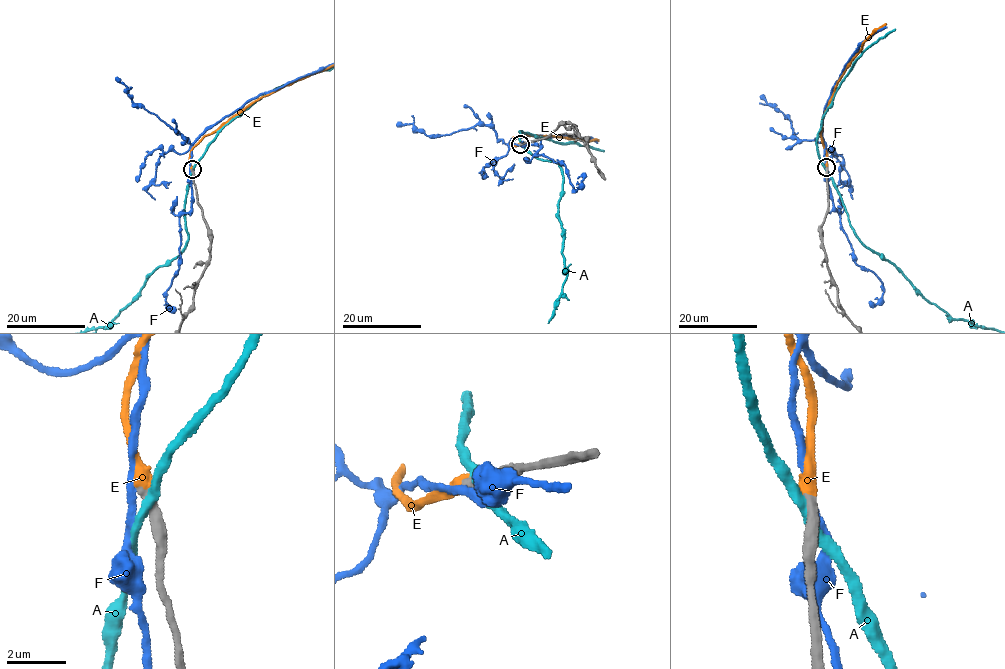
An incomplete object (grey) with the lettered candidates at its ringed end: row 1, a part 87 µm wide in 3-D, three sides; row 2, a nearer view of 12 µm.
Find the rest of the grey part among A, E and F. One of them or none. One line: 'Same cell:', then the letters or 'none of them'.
Same cell: E

